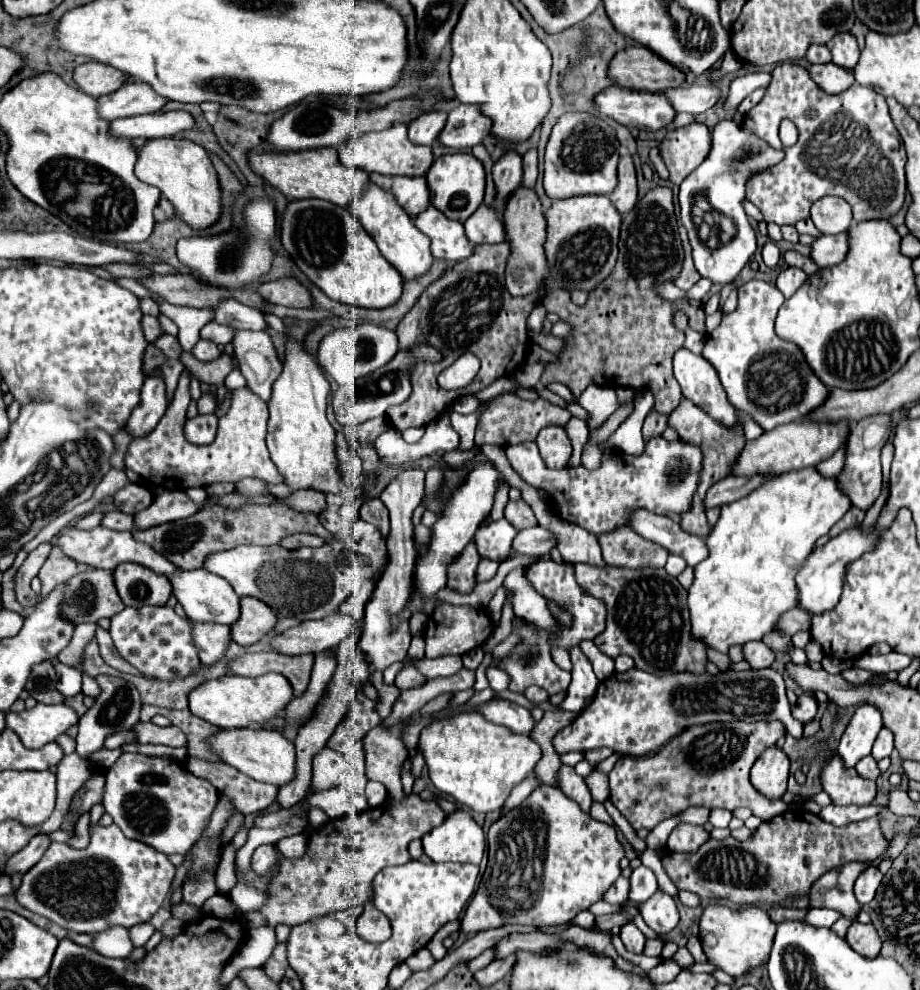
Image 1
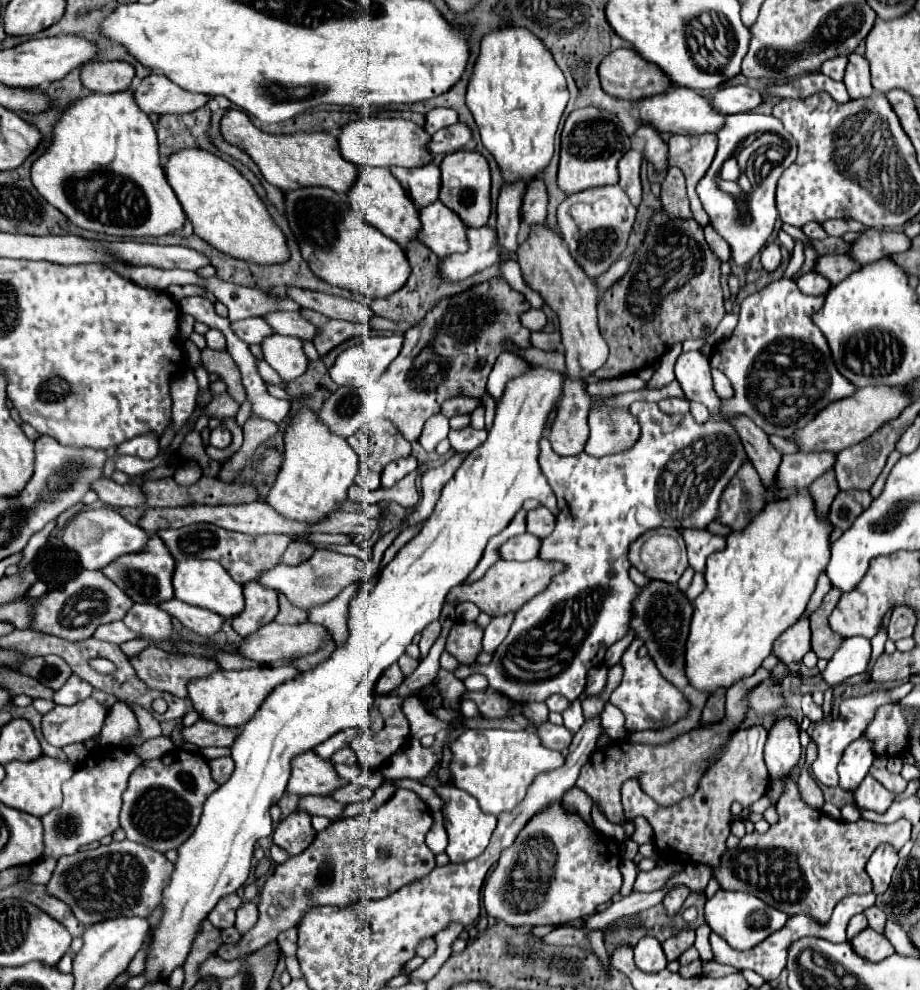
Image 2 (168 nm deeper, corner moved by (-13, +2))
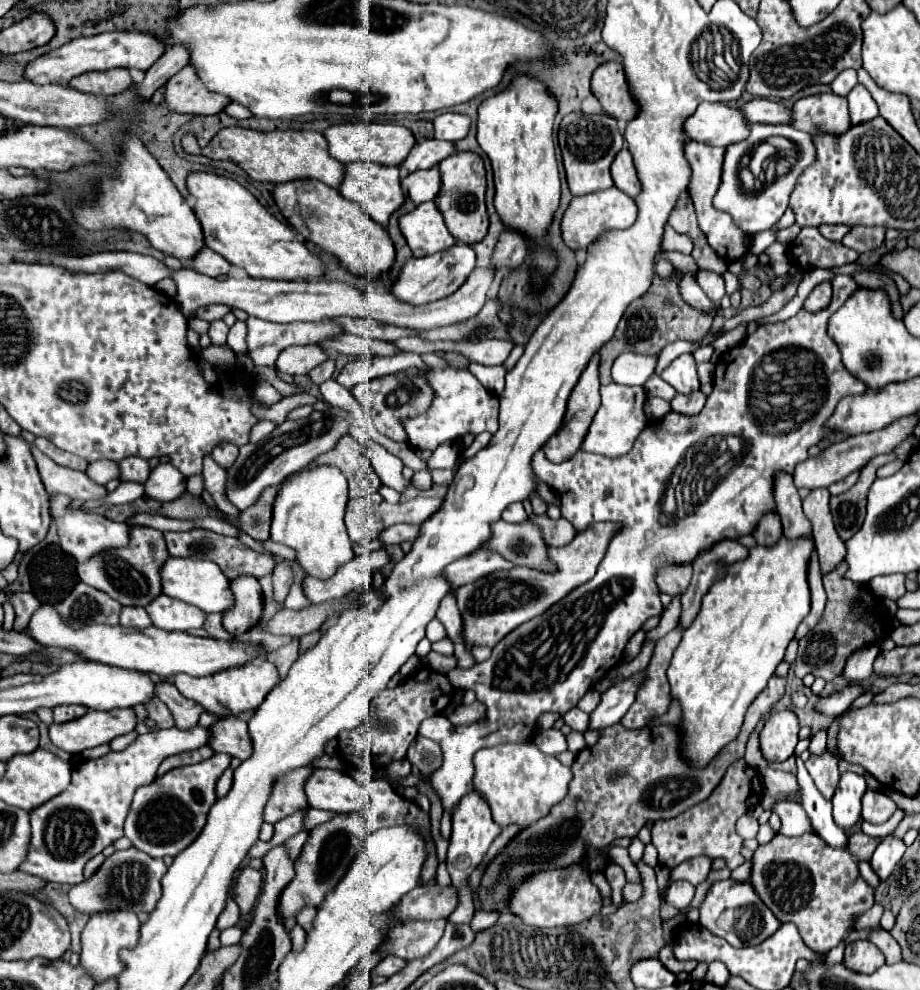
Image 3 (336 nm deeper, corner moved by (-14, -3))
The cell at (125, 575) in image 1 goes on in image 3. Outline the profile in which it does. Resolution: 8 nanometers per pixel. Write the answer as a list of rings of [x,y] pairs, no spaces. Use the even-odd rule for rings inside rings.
[[[132,528],[132,544],[128,548],[116,548],[116,552],[100,552],[88,560],[88,564],[78,564],[78,578],[88,586],[100,588],[122,606],[142,606],[146,608],[154,598],[162,594],[160,568],[168,560],[168,550],[164,544],[164,534],[154,528]]]

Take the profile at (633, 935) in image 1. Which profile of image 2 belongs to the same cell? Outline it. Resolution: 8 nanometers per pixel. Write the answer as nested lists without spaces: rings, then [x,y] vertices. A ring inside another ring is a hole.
[[[645,935],[635,947],[635,965],[645,973],[659,973],[667,967],[667,957],[655,937]]]

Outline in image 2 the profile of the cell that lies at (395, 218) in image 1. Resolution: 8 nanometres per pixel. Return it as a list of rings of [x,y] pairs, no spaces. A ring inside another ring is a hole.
[[[363,167],[359,169],[359,175],[355,179],[355,185],[351,187],[351,191],[347,193],[349,201],[357,201],[359,209],[363,211],[365,219],[377,227],[383,235],[391,237],[393,241],[397,241],[399,245],[407,245],[411,237],[415,237],[419,225],[417,219],[417,209],[411,203],[409,195],[403,191],[403,187],[399,187],[399,181],[391,175],[389,169],[377,169],[377,167]]]

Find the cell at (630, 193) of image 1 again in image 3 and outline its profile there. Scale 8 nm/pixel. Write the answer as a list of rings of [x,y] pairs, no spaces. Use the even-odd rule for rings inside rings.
[[[622,148],[618,152],[618,156],[614,158],[614,162],[612,162],[612,180],[614,180],[614,186],[620,188],[630,198],[636,198],[640,194],[642,186],[640,186],[640,180],[636,176],[634,160],[632,160],[628,148]]]

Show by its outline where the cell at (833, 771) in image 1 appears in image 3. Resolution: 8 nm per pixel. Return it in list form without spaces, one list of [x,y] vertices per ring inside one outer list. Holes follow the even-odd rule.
[[[866,790],[862,798],[862,818],[870,824],[886,822],[896,810],[896,802],[880,790]]]

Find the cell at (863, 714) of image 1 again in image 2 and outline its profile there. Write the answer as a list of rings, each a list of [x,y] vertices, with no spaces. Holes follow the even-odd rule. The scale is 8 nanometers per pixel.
[[[865,737],[853,741],[845,749],[845,753],[841,757],[841,763],[837,767],[839,787],[843,791],[853,793],[855,787],[859,787],[859,783],[865,779],[871,763],[873,763],[873,759],[875,759],[875,755],[871,751],[871,743]]]

